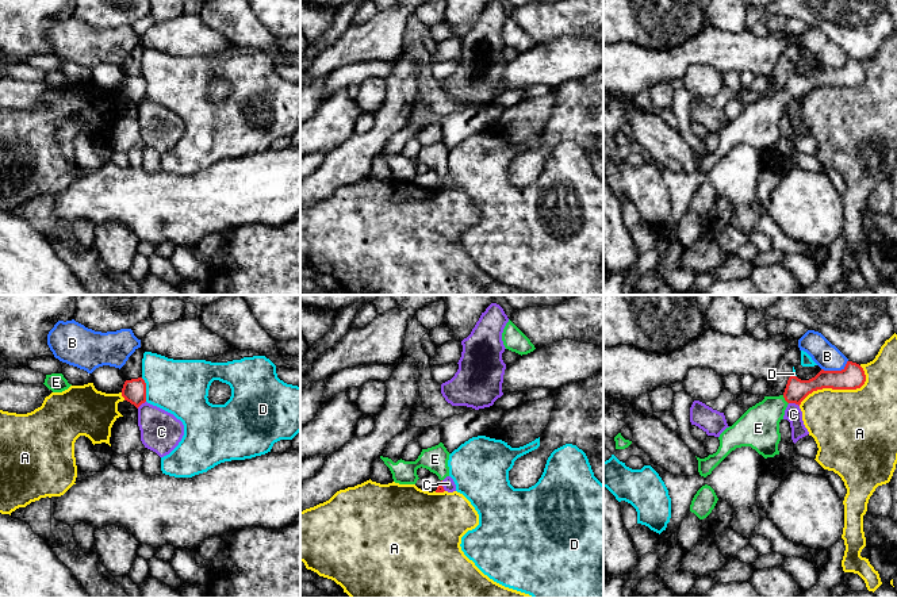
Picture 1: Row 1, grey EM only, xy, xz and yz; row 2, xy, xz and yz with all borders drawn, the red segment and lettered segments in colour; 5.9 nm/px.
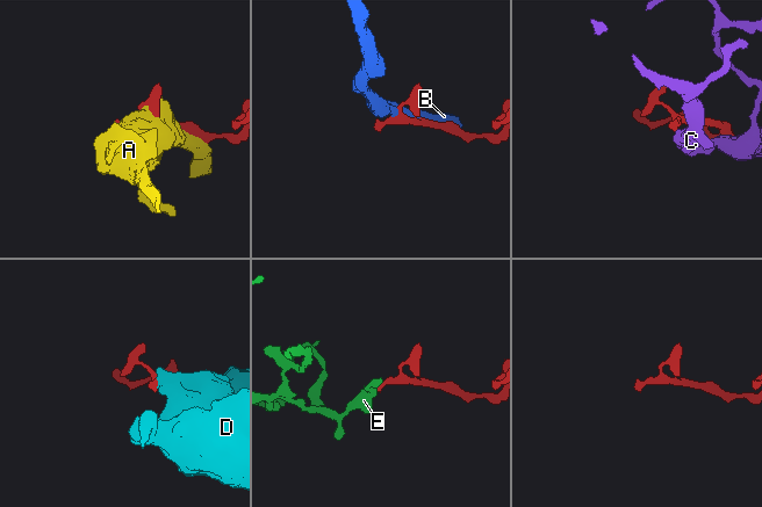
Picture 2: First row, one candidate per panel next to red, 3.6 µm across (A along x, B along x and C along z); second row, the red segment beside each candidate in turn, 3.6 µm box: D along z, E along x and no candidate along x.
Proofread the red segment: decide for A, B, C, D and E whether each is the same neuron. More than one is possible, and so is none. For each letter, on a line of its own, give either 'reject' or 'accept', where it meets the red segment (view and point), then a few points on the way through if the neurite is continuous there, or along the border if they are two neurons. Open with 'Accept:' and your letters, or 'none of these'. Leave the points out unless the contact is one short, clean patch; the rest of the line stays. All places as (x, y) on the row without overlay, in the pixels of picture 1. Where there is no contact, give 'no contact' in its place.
Accept: E
A: reject | yz (838, 85)
B: reject | yz (835, 68)
C: reject | yz (794, 99) | along yz (789, 99), (794, 99), (798, 103)
D: reject | xy (145, 87)
E: accept | yz (785, 96) | across yz (797, 87), (785, 96), (758, 125)

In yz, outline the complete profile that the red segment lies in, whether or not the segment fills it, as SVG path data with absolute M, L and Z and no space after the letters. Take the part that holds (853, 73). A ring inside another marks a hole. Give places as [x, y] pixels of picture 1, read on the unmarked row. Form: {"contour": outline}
{"contour": "M847 58L842 68L821 66L809 77L790 73L782 92L764 93L762 99L750 104L732 123L720 131L720 143L716 150L705 156L697 154L699 172L704 175L710 172L736 145L751 143L764 156L779 152L779 119L783 116L789 100L800 103L813 88L823 85L856 87L865 78L866 72L863 65L852 58Z"}

